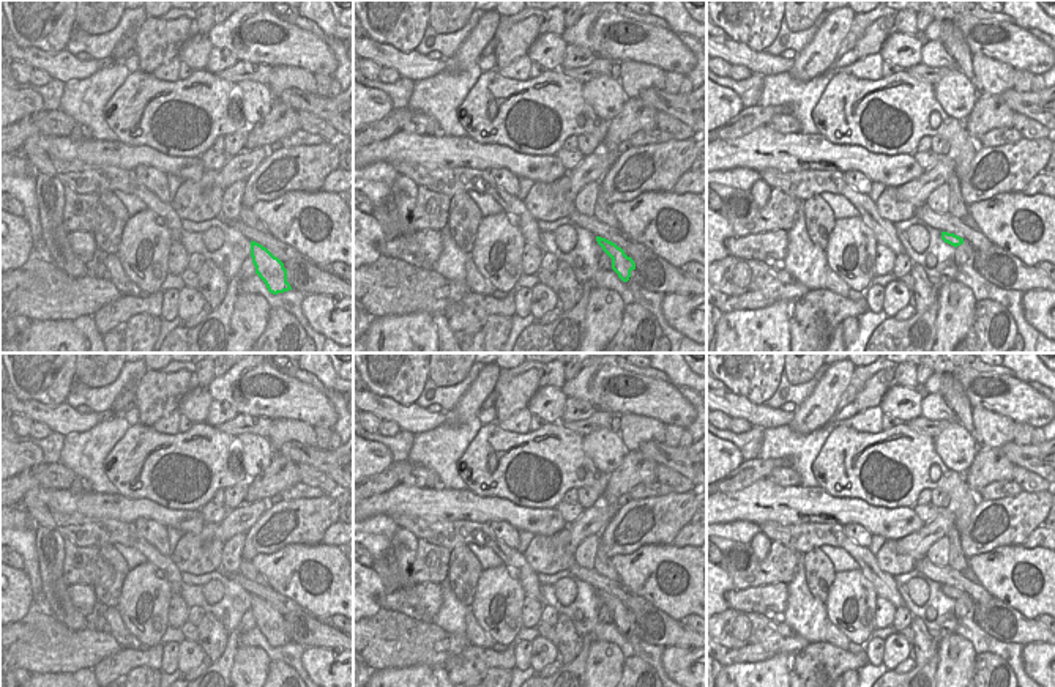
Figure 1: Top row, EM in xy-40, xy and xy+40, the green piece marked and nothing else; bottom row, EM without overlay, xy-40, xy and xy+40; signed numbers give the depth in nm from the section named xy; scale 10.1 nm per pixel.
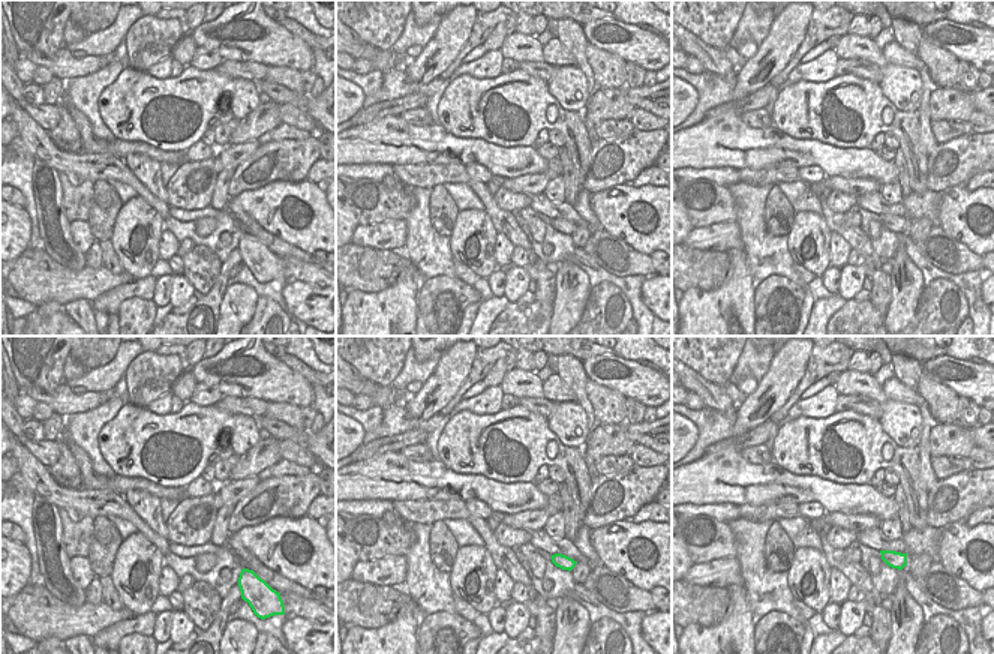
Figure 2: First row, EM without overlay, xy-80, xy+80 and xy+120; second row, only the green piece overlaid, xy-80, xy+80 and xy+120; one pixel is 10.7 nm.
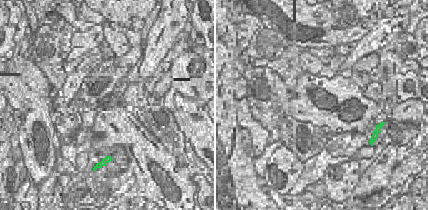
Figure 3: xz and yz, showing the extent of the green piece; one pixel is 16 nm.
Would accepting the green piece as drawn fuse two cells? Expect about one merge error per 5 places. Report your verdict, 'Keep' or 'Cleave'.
Keep

